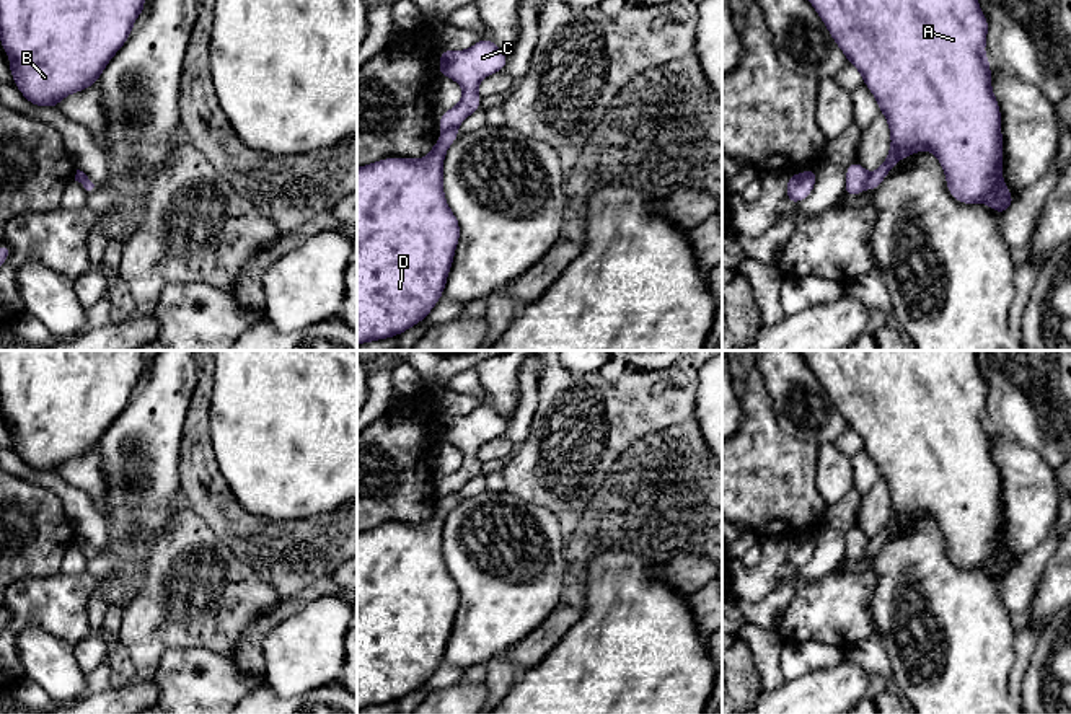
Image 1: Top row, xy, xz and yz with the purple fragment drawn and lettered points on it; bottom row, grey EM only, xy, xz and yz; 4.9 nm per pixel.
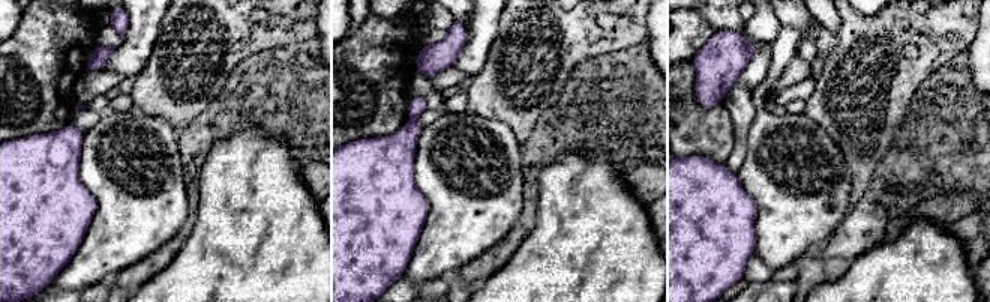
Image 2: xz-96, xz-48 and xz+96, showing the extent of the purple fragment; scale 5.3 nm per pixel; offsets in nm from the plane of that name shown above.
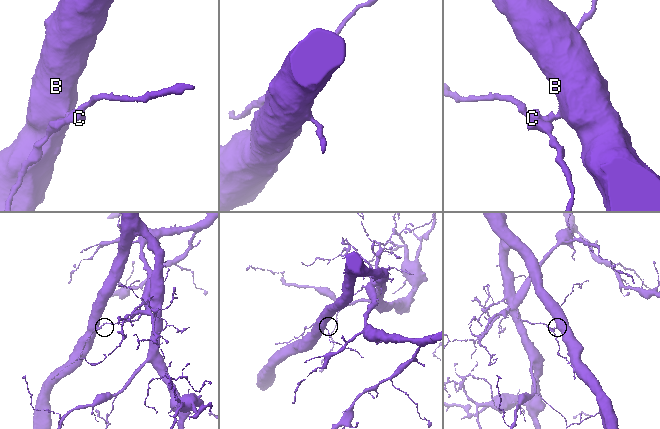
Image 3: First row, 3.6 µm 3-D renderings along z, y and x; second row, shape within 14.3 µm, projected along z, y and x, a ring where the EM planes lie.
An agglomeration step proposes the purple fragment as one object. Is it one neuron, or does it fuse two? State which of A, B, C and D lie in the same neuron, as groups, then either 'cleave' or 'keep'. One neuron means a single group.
A B D / C; cleave

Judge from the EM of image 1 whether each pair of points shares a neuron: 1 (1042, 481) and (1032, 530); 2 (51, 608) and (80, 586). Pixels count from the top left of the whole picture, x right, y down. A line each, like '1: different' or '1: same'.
1: same
2: same

